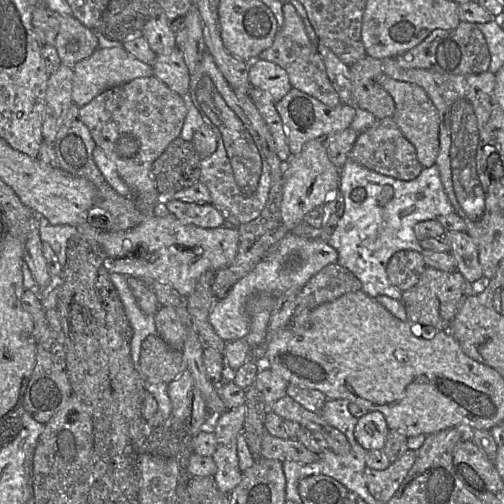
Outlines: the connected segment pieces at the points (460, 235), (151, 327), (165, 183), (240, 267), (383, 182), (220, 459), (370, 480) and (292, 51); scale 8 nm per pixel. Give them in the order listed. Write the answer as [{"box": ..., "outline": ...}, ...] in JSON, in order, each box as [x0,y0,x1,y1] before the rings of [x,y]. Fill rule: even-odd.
[{"box":[445,231,483,285],"outline":[[[446,231],[445,239],[449,252],[456,261],[456,270],[470,283],[482,285],[483,271],[479,263],[478,248],[473,238],[466,232]]]},{"box":[110,274,157,371],"outline":[[[110,274],[110,279],[118,291],[133,335],[130,341],[130,355],[135,368],[139,371],[140,351],[143,340],[149,335],[157,334],[155,315],[145,314],[137,305],[136,299],[128,285],[126,276]]]},{"box":[151,137,201,198],"outline":[[[181,137],[173,140],[151,167],[151,177],[161,197],[169,198],[197,183],[200,177],[200,164],[201,158],[193,142],[183,140]]]},{"box":[212,94,285,300],"outline":[[[236,94],[236,97],[245,116],[248,118],[250,124],[259,136],[269,165],[272,184],[268,200],[260,215],[254,220],[237,227],[239,232],[239,245],[235,260],[228,267],[216,271],[212,290],[217,300],[224,298],[232,286],[245,277],[265,256],[271,246],[275,244],[275,238],[273,236],[275,230],[282,224],[281,204],[283,197],[283,171],[285,163],[279,159],[271,132],[249,95]]]},{"box":[327,158,454,321],"outline":[[[348,158],[340,168],[339,191],[344,198],[344,212],[327,243],[338,253],[337,264],[345,267],[361,282],[361,290],[369,297],[374,298],[395,318],[406,321],[406,312],[400,302],[402,292],[394,287],[386,274],[386,266],[391,256],[401,250],[423,251],[414,232],[414,226],[425,220],[437,219],[440,216],[454,212],[453,206],[444,190],[440,172],[436,164],[423,168],[418,177],[404,181],[379,174],[356,163]],[[357,188],[365,190],[365,199],[355,203],[352,192]]]},{"box":[207,405,246,494],"outline":[[[246,405],[226,410],[216,416],[207,428],[211,428],[217,440],[212,458],[217,466],[213,476],[218,489],[230,494],[242,480],[237,454],[237,436],[242,432]]]},{"box":[365,450,416,503],"outline":[[[407,450],[385,470],[365,468],[367,488],[378,503],[387,503],[392,498],[412,468],[415,459],[416,452]]]},{"box":[257,32,340,107],"outline":[[[278,32],[272,45],[264,50],[257,59],[270,61],[283,68],[289,77],[292,88],[298,89],[330,107],[335,107],[340,103],[339,96],[329,80],[325,64],[316,45],[302,46]]]}]

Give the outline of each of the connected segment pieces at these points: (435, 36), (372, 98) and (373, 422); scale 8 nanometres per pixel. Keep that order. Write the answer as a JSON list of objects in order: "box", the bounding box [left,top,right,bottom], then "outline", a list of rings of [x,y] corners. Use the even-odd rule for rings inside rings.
[{"box":[394,21,490,75],"outline":[[[460,21],[451,30],[435,29],[415,47],[400,53],[394,59],[404,69],[427,69],[450,75],[478,74],[488,70],[490,52],[477,23]]]},{"box":[349,55,395,119],"outline":[[[365,55],[349,66],[353,104],[356,108],[366,110],[376,119],[393,118],[395,103],[391,95],[379,84],[379,76],[383,73],[381,60]]]},{"box":[354,411,388,452],"outline":[[[373,411],[358,419],[354,429],[354,438],[368,452],[382,450],[388,432],[383,414]]]}]

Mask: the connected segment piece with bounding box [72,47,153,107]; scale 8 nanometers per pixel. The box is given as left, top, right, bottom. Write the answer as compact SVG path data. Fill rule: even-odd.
M124 47L97 49L90 57L79 61L72 68L72 100L78 107L87 105L107 89L120 86L137 78L153 75L152 65L139 61L130 55Z

